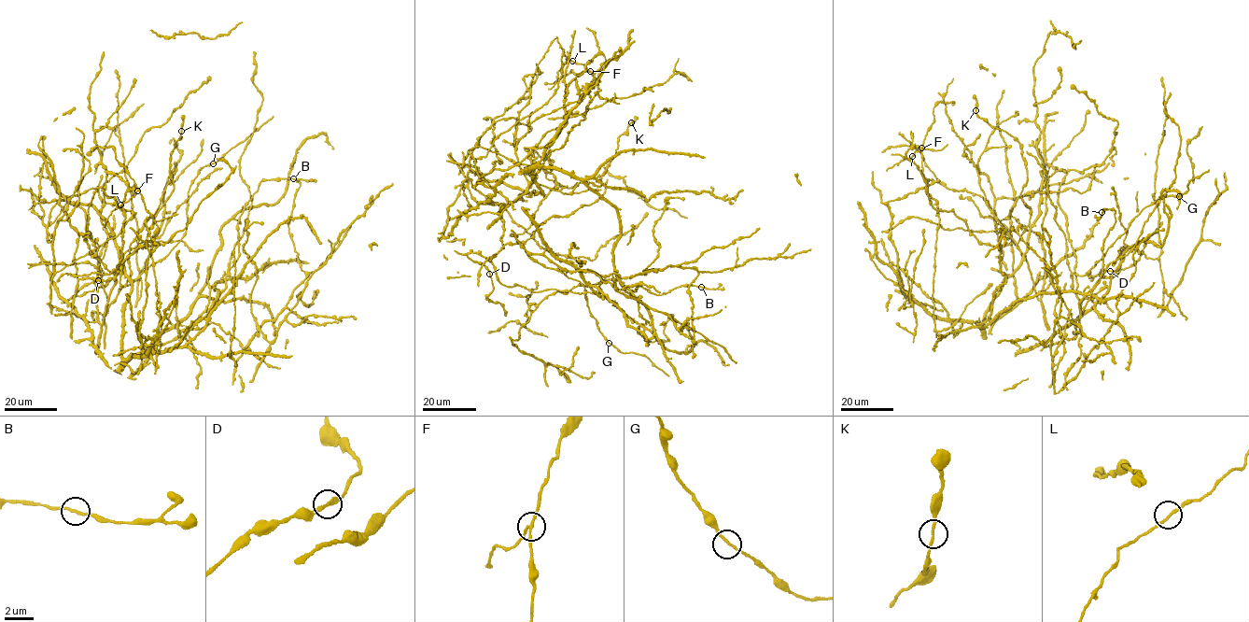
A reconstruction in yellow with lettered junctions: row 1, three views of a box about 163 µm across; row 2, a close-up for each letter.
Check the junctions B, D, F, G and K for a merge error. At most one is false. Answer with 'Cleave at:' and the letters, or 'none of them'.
Cleave at: F

